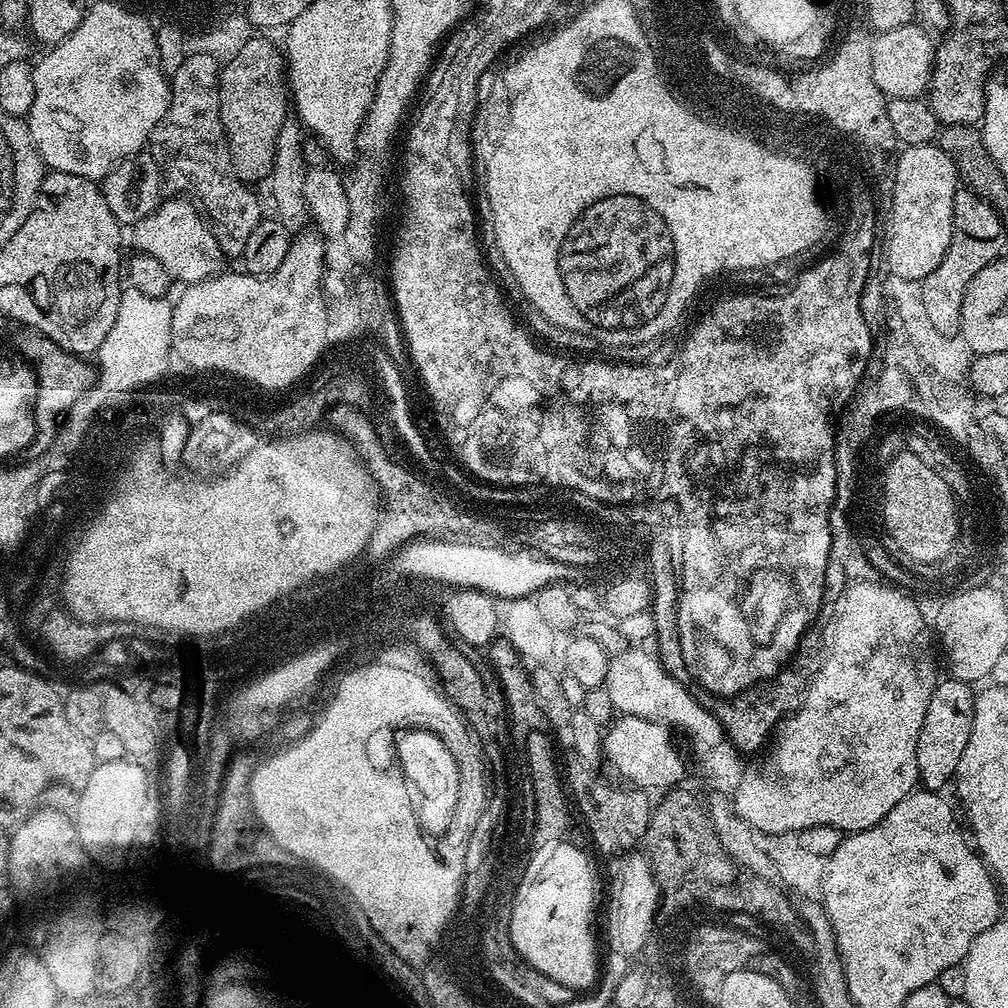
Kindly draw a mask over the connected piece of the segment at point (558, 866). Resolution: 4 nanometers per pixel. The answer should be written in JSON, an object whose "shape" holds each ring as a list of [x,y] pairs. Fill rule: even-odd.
{"shape":[[[568,848],[568,850],[546,850],[543,858],[538,858],[538,863],[532,868],[532,877],[525,888],[519,888],[519,899],[513,912],[513,926],[512,943],[515,944],[521,957],[533,969],[540,974],[541,977],[547,978],[549,976],[552,980],[557,980],[560,984],[565,984],[568,988],[588,988],[597,983],[598,977],[602,972],[602,952],[596,949],[596,928],[592,923],[596,920],[596,879],[598,873],[594,870],[589,870],[584,864],[584,856],[576,856],[576,848]]]}

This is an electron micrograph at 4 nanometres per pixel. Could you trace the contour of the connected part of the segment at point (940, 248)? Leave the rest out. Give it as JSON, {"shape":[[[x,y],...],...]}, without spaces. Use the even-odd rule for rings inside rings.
{"shape":[[[935,143],[907,146],[897,155],[896,172],[890,184],[890,215],[886,220],[886,263],[890,272],[900,279],[922,281],[940,265],[952,241],[952,215],[957,191],[958,177],[954,162]]]}

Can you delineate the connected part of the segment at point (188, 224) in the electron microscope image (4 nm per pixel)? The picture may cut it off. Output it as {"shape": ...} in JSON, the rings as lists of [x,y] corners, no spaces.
{"shape":[[[172,198],[161,201],[159,207],[133,227],[135,249],[158,258],[175,281],[196,284],[223,271],[226,257],[214,238],[207,221],[191,201]]]}

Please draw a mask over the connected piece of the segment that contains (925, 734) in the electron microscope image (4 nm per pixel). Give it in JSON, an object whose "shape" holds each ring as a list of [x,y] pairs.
{"shape":[[[953,678],[941,679],[937,683],[930,706],[926,706],[922,734],[918,734],[919,783],[927,791],[940,792],[953,783],[958,762],[962,762],[962,750],[966,750],[966,742],[970,742],[975,705],[973,689],[967,683]]]}

